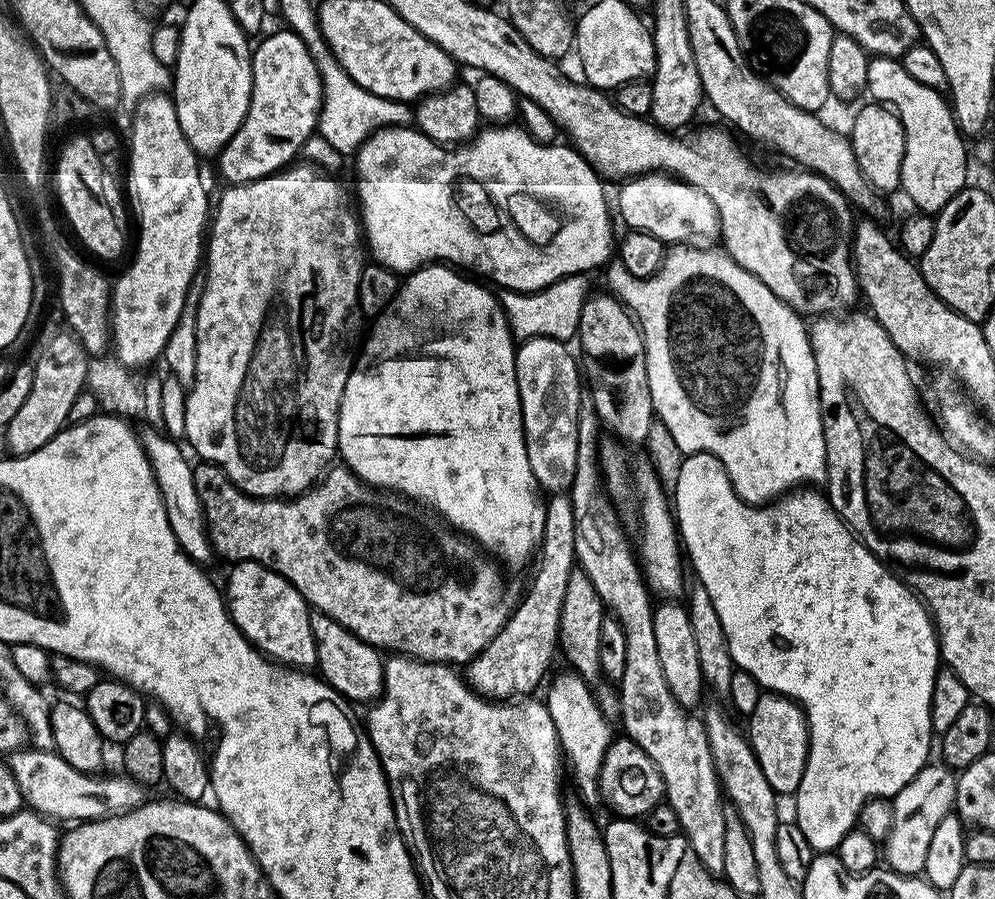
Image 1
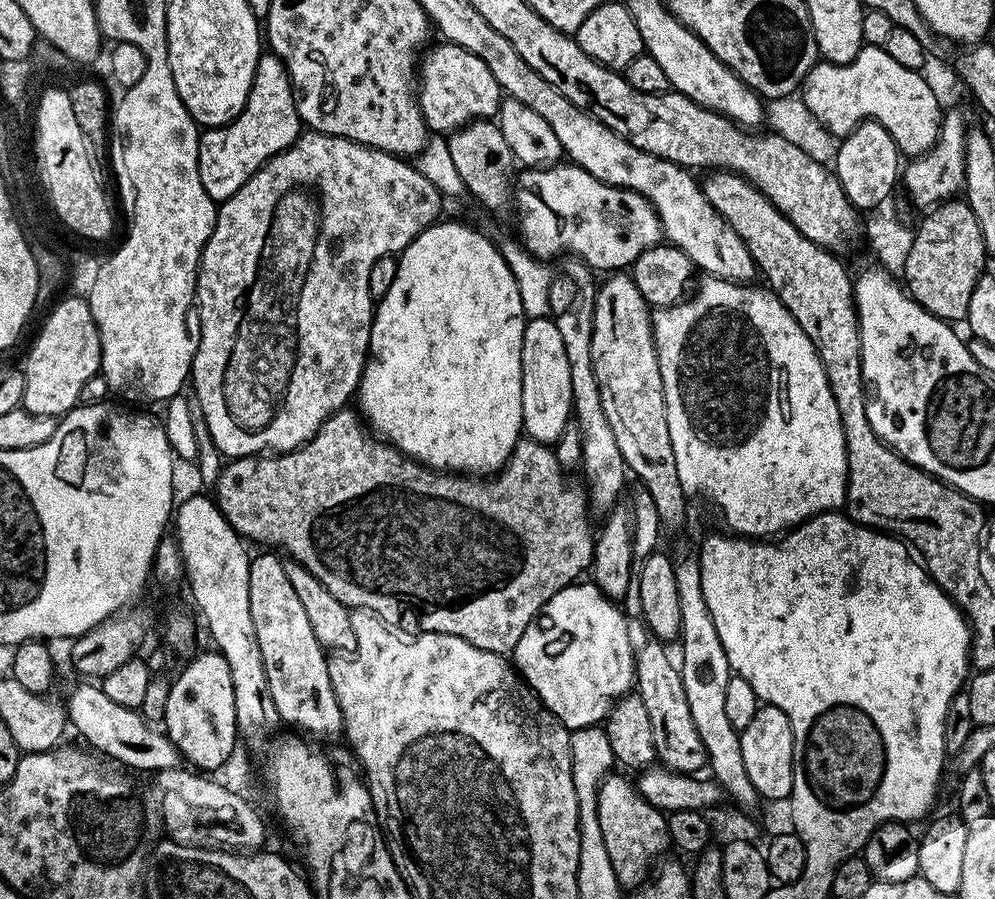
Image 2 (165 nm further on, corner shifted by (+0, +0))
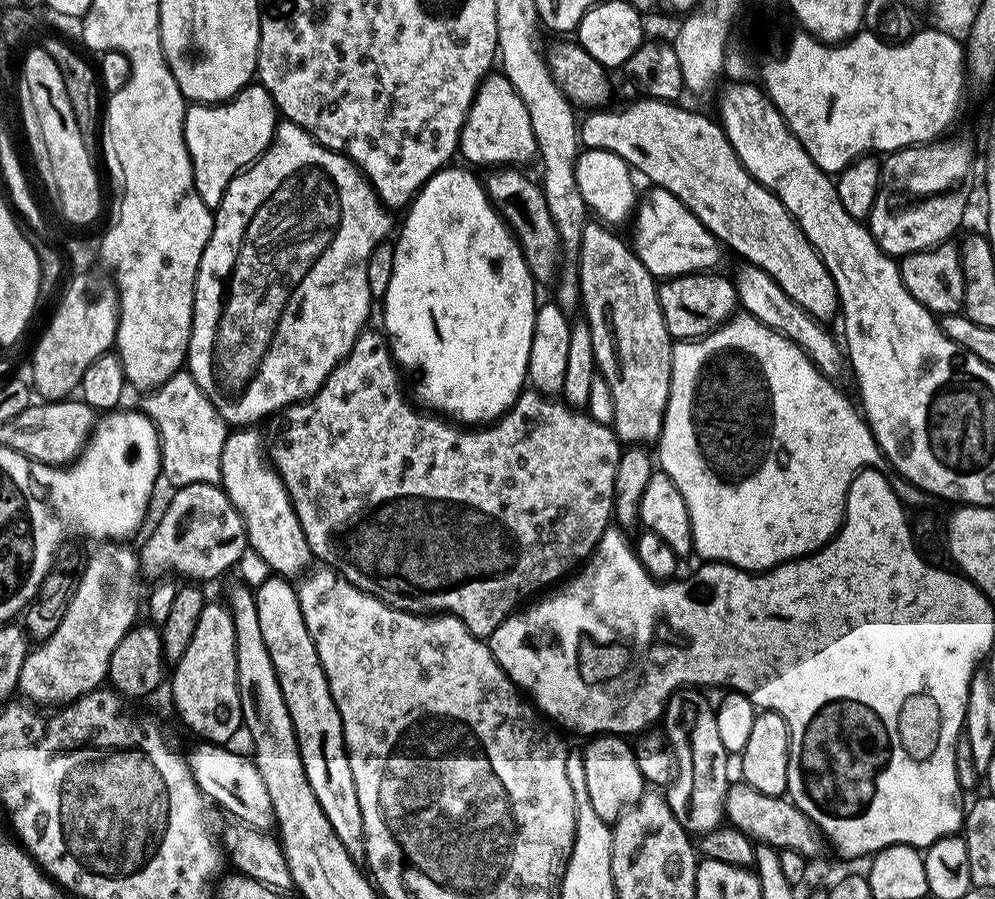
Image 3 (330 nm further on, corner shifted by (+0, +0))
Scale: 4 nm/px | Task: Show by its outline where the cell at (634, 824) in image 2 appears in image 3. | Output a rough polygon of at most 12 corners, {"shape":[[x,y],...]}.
{"shape":[[625,737],[582,748],[590,803],[613,825],[646,791]]}

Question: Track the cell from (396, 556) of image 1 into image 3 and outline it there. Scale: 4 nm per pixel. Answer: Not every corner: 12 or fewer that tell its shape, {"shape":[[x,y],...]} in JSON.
{"shape":[[361,332],[272,466],[312,555],[487,638],[591,557],[622,442],[469,430]]}

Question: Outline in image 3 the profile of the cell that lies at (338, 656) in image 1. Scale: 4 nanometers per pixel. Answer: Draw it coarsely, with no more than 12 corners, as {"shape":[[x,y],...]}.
{"shape":[[252,426],[229,431],[219,485],[269,573],[314,557],[290,494]]}

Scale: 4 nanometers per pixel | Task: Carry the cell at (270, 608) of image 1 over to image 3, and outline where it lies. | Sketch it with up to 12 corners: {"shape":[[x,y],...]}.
{"shape":[[255,585],[310,790],[365,859],[344,727],[296,588]]}

